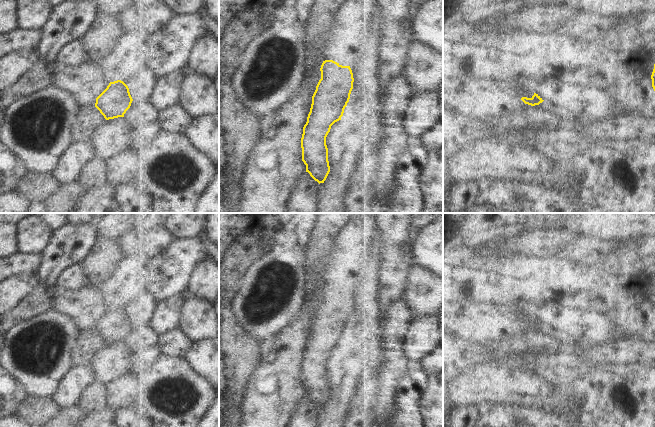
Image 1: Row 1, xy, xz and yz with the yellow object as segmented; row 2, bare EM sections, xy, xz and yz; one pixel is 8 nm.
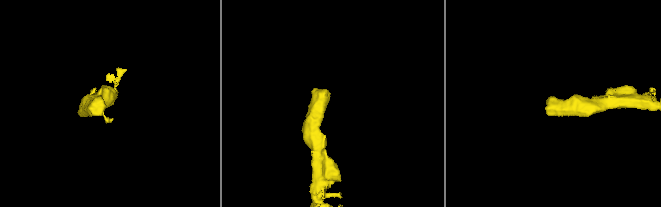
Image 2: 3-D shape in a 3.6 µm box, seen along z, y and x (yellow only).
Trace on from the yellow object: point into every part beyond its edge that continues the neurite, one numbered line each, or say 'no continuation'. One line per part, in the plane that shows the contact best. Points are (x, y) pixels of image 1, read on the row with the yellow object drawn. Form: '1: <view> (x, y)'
no continuation.

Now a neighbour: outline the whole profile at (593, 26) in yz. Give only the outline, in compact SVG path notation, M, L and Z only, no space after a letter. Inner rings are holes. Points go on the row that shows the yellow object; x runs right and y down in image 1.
M577 9L574 16L564 22L560 33L562 37L577 42L581 42L587 37L593 44L600 42L609 44L606 36L613 22L611 15L598 15Z

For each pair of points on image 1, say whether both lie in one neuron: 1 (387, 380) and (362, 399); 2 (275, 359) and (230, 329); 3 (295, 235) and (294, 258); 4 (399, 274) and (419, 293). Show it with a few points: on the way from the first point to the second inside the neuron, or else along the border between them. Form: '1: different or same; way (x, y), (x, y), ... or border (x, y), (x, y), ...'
1: different; border (380, 360), (382, 363), (381, 391), (374, 407)
2: different; border (259, 344), (259, 357), (253, 371)
3: same; way (294, 241), (294, 252)
4: different; border (417, 264), (411, 271), (408, 288), (404, 297)

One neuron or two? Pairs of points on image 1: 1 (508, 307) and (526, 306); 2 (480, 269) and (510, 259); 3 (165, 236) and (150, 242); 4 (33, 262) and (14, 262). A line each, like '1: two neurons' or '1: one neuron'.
1: one neuron
2: one neuron
3: one neuron
4: one neuron

